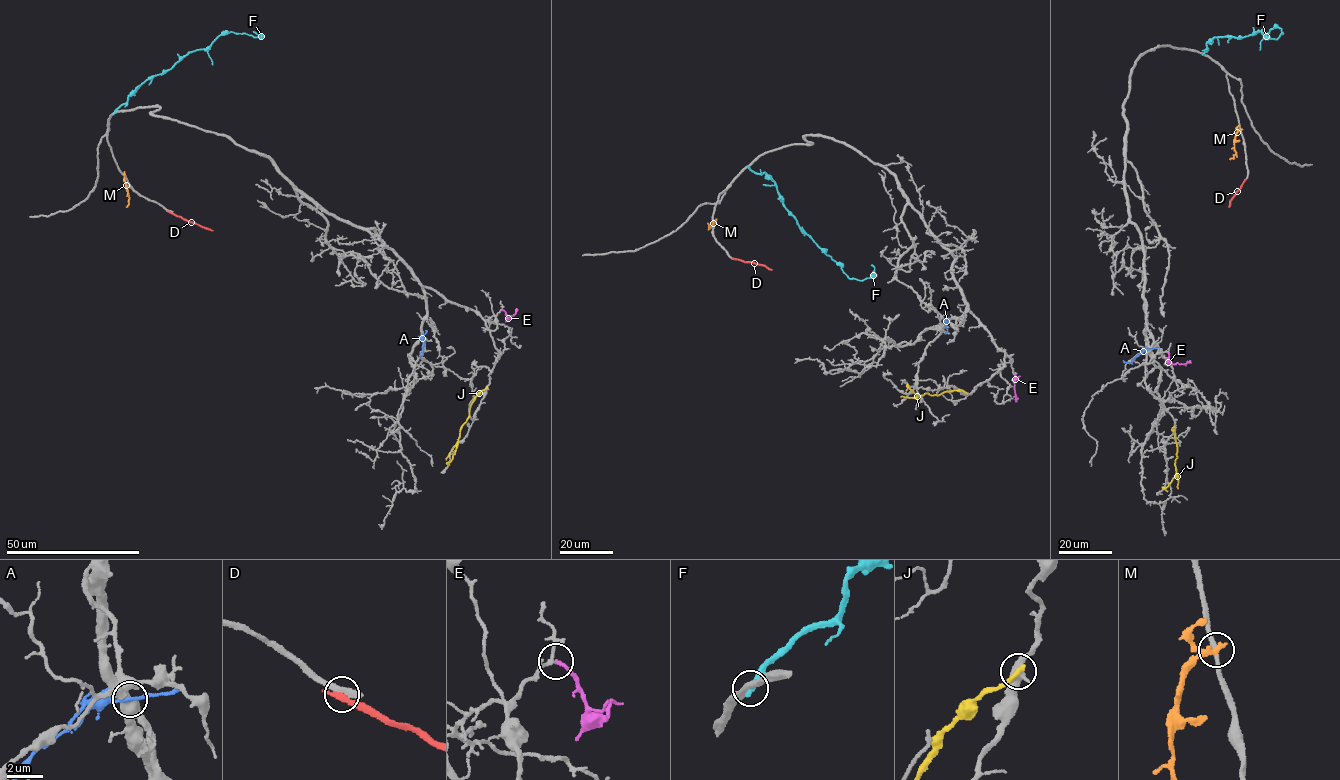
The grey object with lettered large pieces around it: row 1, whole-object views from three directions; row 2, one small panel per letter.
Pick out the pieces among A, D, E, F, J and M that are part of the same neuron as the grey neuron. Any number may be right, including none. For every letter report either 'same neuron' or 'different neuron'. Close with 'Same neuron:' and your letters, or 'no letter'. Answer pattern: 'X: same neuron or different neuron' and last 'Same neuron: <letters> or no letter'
A: different neuron
D: different neuron
E: same neuron
F: different neuron
J: different neuron
M: different neuron
Same neuron: E

